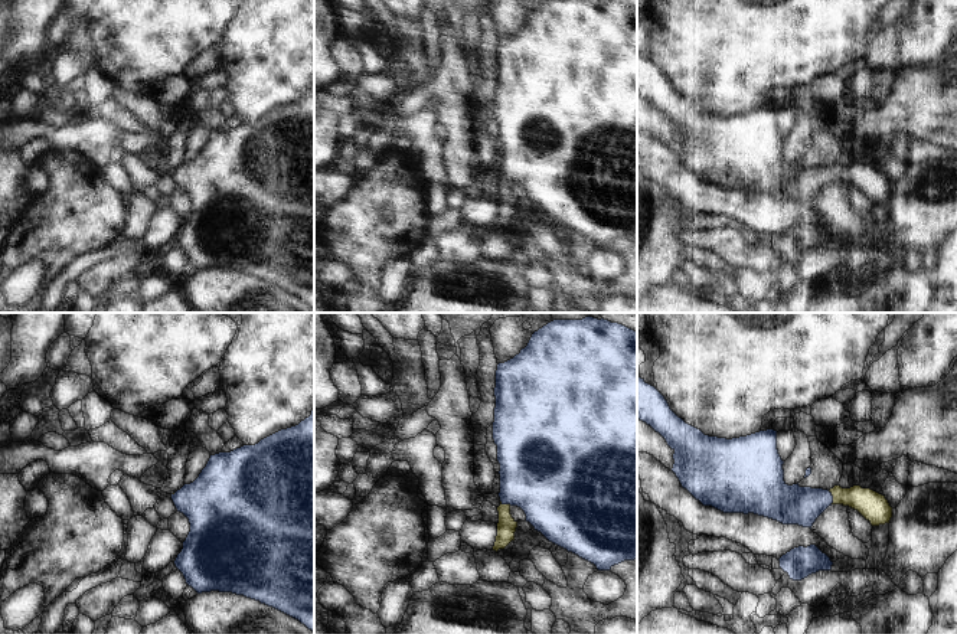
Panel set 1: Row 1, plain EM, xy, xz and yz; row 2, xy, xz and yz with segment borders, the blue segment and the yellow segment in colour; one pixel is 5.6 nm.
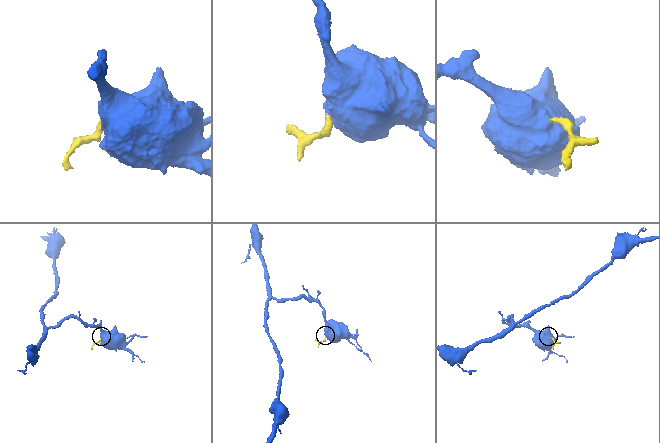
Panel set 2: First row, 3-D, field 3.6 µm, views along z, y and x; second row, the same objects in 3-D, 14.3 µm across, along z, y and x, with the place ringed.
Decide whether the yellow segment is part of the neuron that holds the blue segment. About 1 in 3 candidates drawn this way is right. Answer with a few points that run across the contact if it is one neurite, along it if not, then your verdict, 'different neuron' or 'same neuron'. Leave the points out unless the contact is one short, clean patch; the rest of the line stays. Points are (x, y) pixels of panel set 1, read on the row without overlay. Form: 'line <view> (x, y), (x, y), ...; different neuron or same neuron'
line yz (790, 182), (806, 182), (832, 175), (858, 175), (872, 183); same neuron

